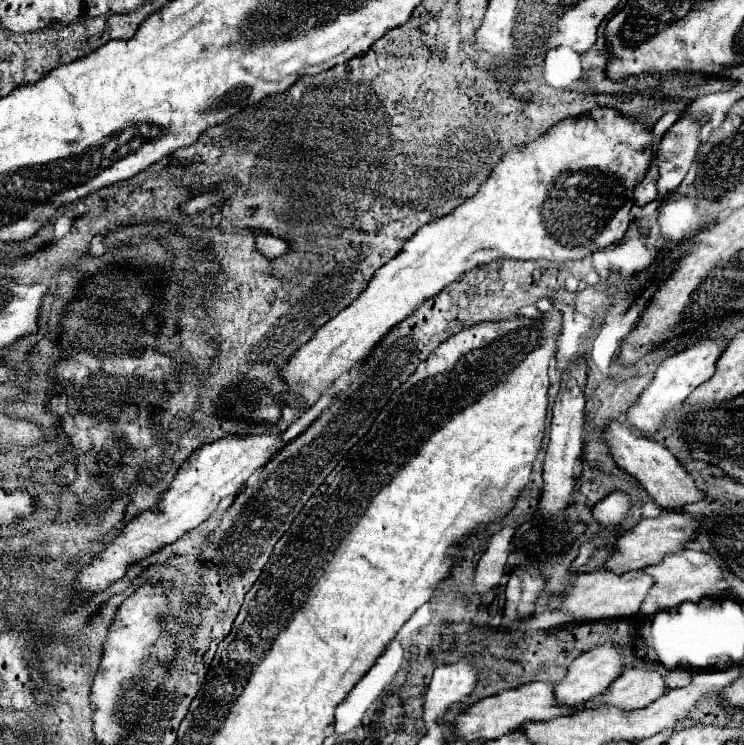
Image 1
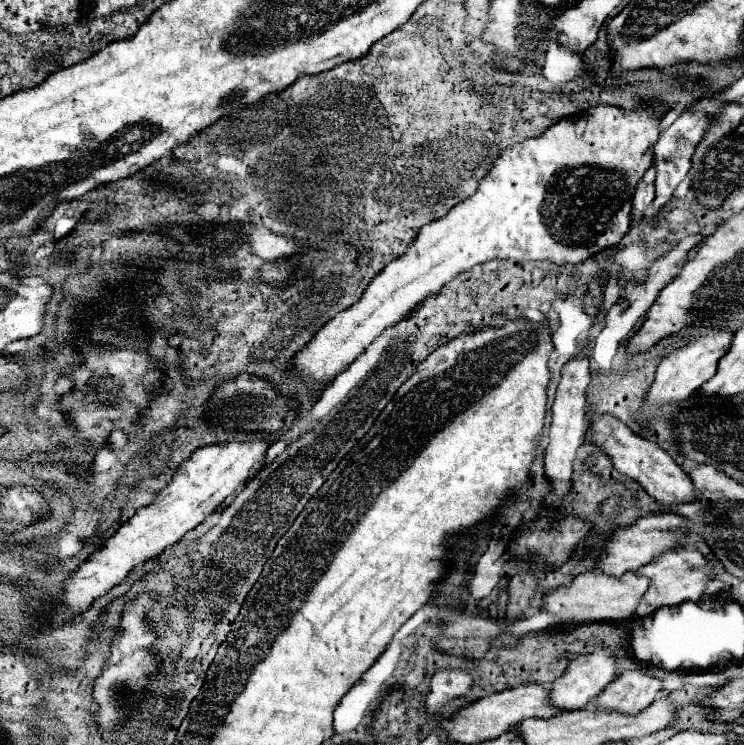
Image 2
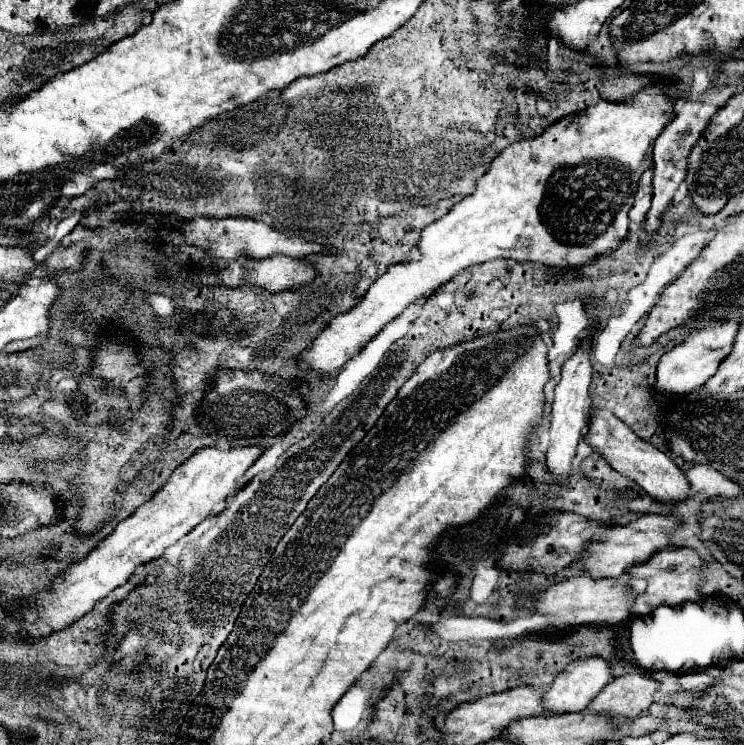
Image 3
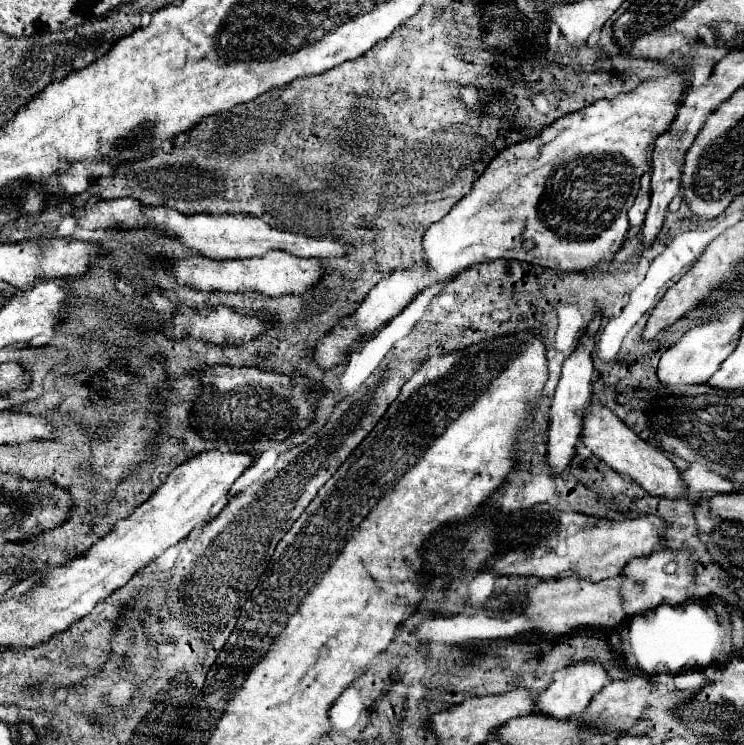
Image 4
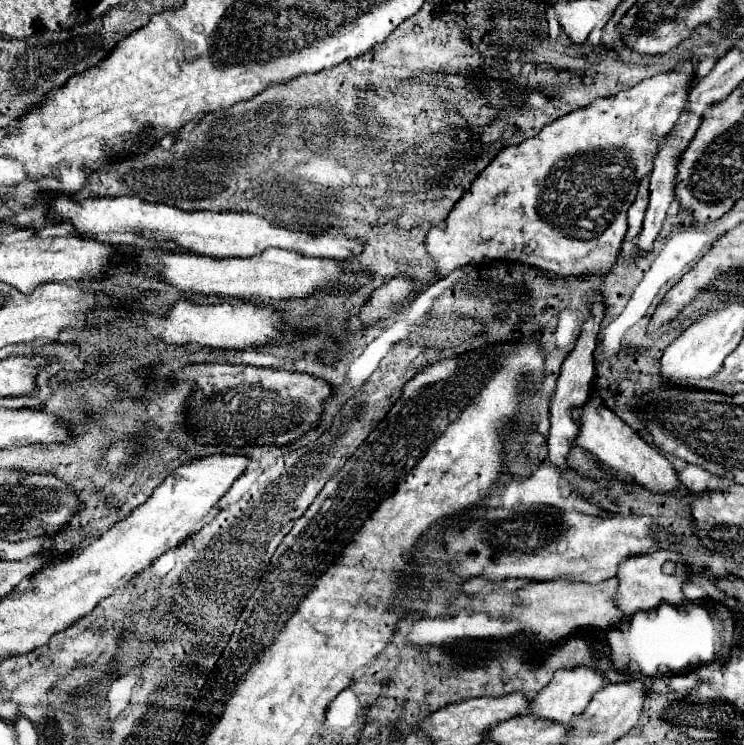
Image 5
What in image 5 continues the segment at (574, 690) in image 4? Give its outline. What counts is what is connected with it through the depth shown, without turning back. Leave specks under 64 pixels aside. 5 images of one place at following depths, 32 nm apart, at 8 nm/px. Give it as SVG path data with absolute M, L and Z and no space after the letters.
M574 668L574 670L558 670L554 674L554 678L532 698L528 710L530 716L534 716L536 720L550 720L556 724L570 724L572 716L578 716L584 712L584 708L588 706L588 702L592 700L592 694L598 692L600 688L604 688L606 678L592 670L592 668Z

